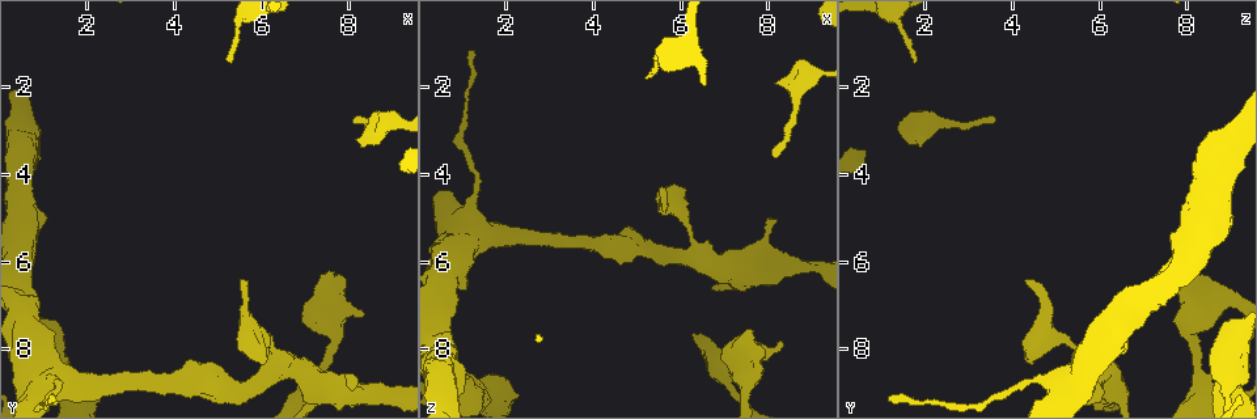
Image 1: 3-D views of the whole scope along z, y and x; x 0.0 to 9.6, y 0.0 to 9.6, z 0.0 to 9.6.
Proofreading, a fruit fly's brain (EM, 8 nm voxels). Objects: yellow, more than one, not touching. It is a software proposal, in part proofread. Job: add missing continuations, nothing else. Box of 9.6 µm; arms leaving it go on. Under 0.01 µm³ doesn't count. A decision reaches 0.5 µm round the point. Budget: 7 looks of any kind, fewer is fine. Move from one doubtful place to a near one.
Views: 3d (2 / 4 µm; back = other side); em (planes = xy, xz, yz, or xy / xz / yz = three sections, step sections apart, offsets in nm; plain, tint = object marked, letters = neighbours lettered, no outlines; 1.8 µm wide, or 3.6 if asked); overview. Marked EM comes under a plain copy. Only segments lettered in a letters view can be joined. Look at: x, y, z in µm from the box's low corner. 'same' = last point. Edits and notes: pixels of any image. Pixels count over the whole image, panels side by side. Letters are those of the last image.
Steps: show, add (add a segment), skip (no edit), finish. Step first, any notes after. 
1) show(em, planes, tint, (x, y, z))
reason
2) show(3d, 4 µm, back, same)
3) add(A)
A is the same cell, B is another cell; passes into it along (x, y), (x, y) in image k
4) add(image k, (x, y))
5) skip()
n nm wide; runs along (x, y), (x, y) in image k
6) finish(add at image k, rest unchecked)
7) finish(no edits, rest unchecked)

show(3d, 4 µm, (5.55, 6.45, 4.35))
free end

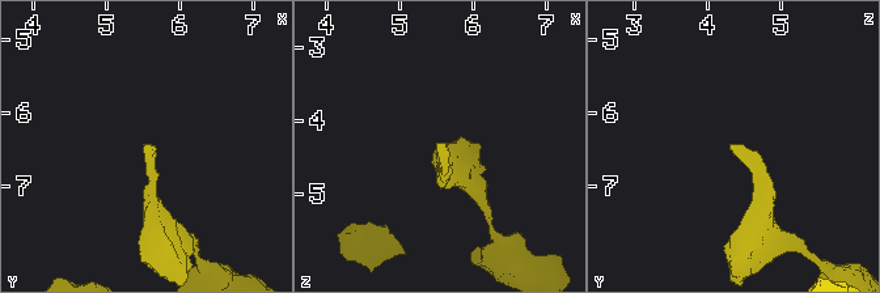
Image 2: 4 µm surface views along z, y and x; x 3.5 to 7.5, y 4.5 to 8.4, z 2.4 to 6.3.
show(em, planes, letters, (5.60, 6.45, 4.30))

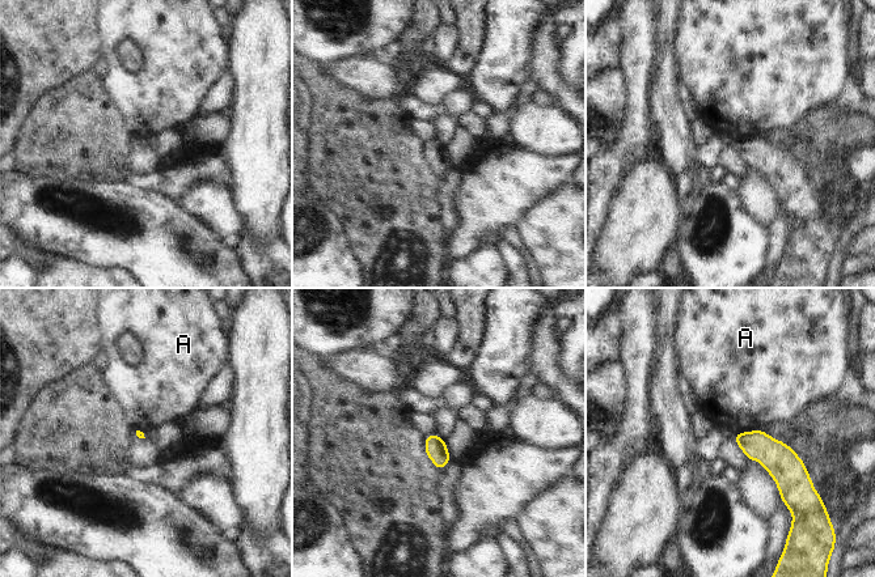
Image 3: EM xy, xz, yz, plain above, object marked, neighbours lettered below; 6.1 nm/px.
skip()
A is another cell; border along (761, 428), (735, 433) in image 3; none of them fits

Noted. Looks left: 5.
show(em, planes, letters, (8.20, 3.25, 2.00))
free end

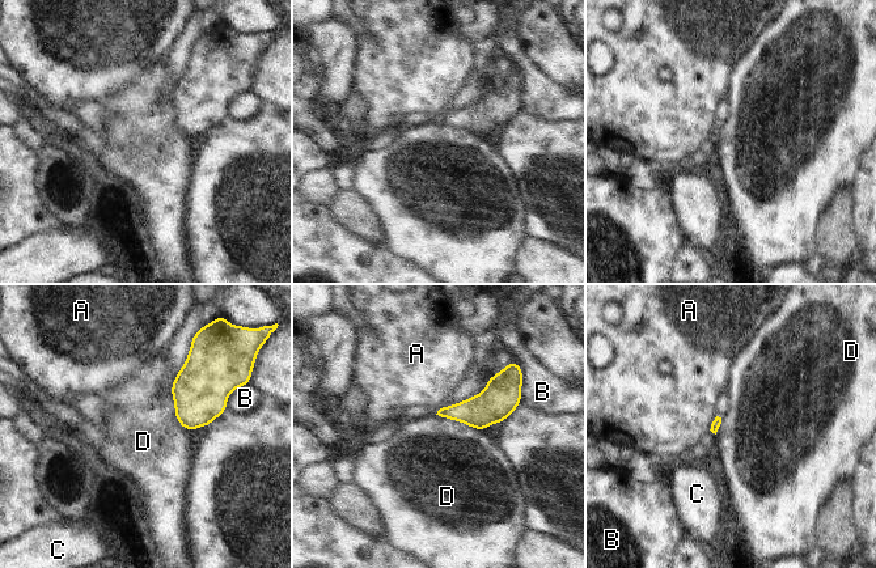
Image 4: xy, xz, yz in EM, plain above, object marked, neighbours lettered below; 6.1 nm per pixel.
skip()
D touches over 340 nm; A, B, C and D are other cells; border along (174, 377), (174, 418), (189, 431) in image 4; none of them fits

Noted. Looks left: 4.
show(3d, 4 µm, (5.25, 1.45, 1.80))
tapers out

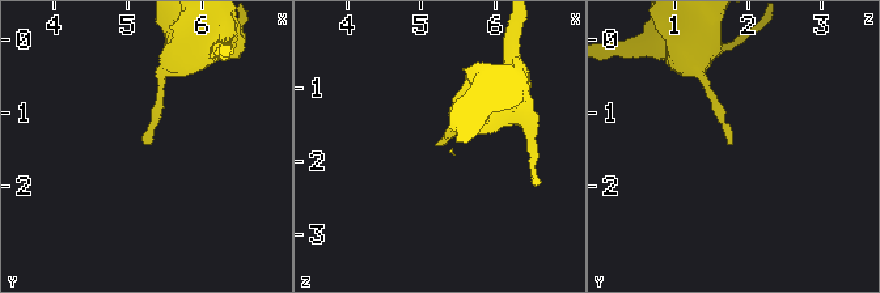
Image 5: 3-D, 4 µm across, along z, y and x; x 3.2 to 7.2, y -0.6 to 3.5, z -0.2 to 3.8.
show(em, planes, letters, (5.25, 1.40, 1.85))
need the tissue

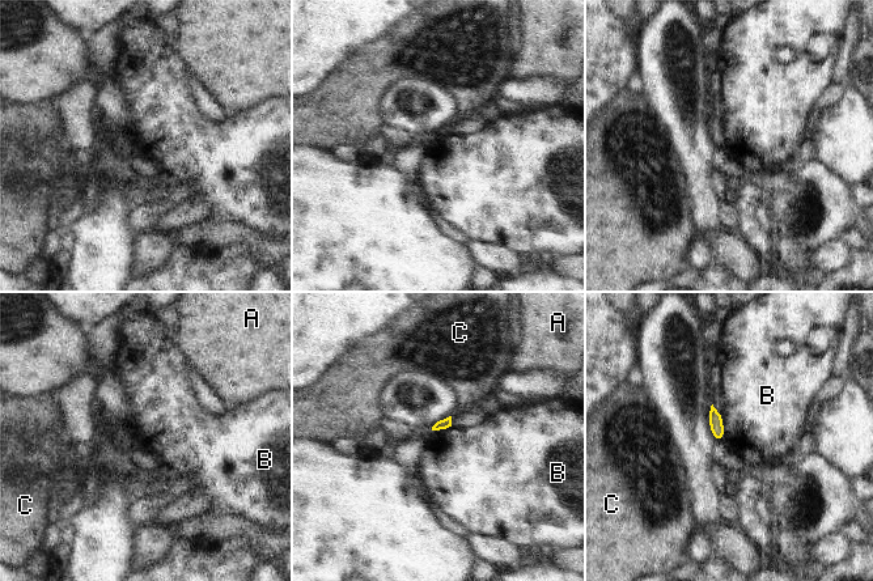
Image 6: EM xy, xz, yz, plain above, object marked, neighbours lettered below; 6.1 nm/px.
skip()
A, B and C are other cells; none of them fits

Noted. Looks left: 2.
finish(no edits, rest unchecked)

